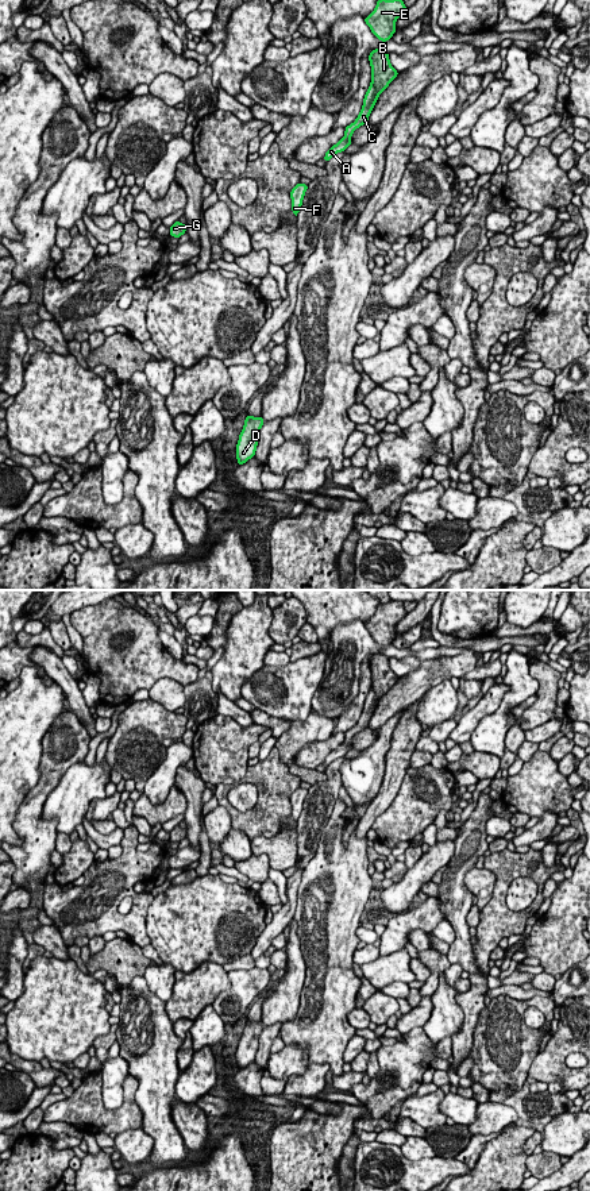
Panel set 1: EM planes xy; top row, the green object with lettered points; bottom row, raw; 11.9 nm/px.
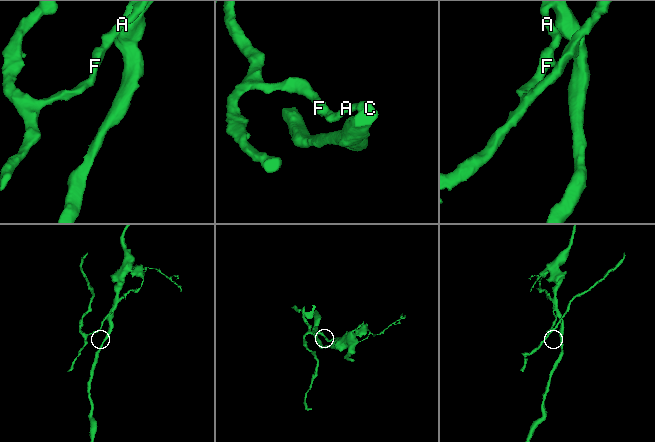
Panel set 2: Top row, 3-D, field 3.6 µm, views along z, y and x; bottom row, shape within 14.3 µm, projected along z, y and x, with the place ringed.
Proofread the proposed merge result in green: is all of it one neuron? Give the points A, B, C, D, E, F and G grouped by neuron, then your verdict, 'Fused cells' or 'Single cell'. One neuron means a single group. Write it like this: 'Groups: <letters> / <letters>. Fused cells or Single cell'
Groups: A C F G / B D E. Fused cells

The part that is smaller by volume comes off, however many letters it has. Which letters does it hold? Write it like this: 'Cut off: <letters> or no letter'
Cut off: A, C, F, G

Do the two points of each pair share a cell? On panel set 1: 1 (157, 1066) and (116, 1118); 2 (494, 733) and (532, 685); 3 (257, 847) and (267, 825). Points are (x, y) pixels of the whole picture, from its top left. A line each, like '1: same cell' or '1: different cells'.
1: different cells
2: same cell
3: different cells

